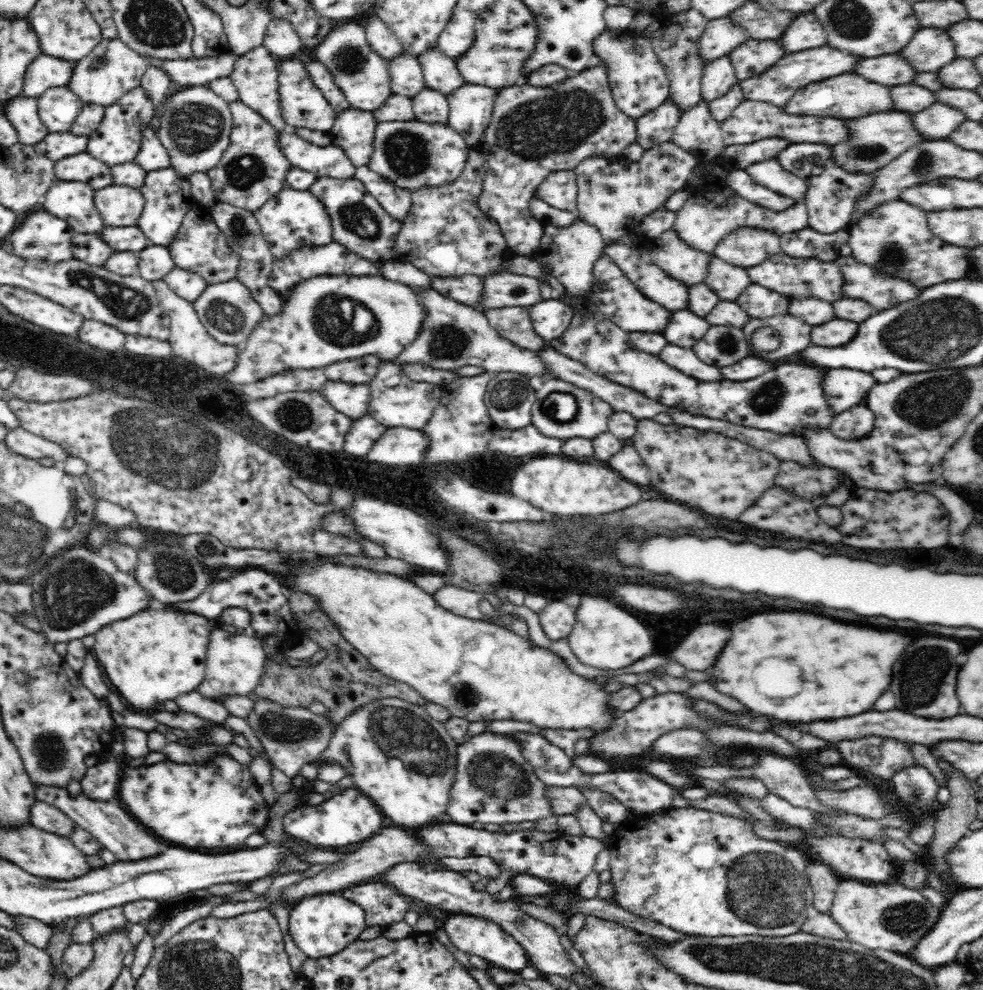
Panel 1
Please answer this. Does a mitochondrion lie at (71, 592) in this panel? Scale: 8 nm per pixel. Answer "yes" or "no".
yes

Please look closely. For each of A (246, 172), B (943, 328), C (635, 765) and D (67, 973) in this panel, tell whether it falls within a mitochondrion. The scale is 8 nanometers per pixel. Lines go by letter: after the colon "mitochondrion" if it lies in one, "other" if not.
A: mitochondrion
B: mitochondrion
C: other
D: other

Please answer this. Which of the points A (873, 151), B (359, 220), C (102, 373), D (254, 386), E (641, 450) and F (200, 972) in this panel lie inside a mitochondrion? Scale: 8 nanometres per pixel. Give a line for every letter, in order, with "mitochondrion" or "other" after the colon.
A: mitochondrion
B: mitochondrion
C: other
D: other
E: other
F: mitochondrion

